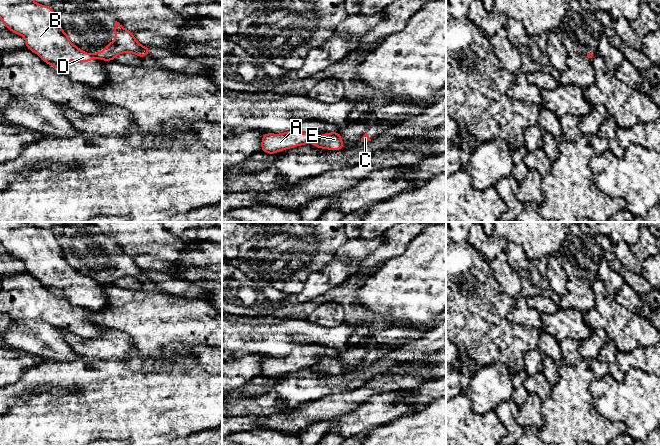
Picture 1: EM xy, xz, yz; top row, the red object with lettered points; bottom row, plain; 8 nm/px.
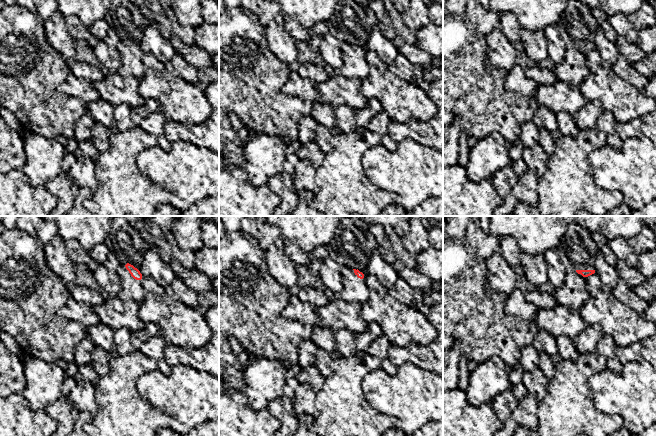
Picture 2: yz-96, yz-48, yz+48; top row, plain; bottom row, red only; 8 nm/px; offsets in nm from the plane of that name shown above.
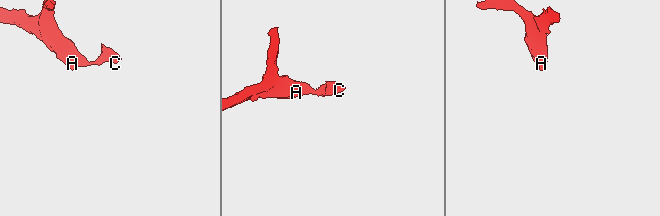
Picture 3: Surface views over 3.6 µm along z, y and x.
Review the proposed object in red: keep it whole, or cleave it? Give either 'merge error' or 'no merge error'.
merge error

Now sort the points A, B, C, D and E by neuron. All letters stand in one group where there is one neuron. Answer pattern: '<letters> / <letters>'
A B D / C E

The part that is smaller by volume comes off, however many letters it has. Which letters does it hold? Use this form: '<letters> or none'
C, E

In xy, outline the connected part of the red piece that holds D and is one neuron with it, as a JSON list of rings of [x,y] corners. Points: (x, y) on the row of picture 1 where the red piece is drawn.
[[[0,0],[0,19],[11,32],[24,37],[26,48],[58,70],[70,61],[90,62],[94,59],[93,54],[82,51],[70,42],[51,7],[37,4],[34,0]]]

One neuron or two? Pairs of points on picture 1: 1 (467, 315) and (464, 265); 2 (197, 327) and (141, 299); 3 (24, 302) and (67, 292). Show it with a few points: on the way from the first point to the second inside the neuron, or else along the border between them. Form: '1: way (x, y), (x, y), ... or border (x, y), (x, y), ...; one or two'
1: way (467, 303), (465, 285), (468, 280), (466, 277); one
2: way (183, 320), (162, 320), (155, 313); one
3: border (59, 293), (72, 304), (80, 307); two

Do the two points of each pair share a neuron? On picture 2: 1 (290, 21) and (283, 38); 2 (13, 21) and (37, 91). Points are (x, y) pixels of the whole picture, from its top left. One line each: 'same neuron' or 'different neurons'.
1: different neurons
2: same neuron

